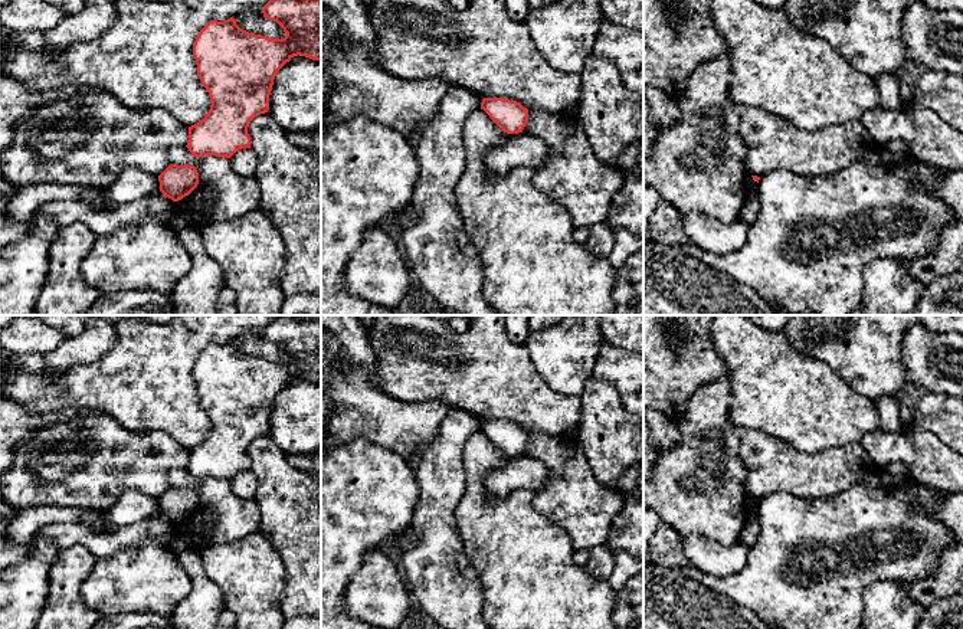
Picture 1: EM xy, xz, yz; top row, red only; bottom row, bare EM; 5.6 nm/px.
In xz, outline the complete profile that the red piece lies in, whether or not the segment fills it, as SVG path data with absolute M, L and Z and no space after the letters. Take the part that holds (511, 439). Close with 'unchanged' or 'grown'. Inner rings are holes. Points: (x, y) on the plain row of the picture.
M484 420L481 432L507 456L523 455L528 443L528 432L505 420Z; unchanged

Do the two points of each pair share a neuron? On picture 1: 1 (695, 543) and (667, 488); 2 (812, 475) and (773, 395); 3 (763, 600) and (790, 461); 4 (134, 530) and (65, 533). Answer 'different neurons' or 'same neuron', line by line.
1: different neurons
2: different neurons
3: different neurons
4: same neuron

